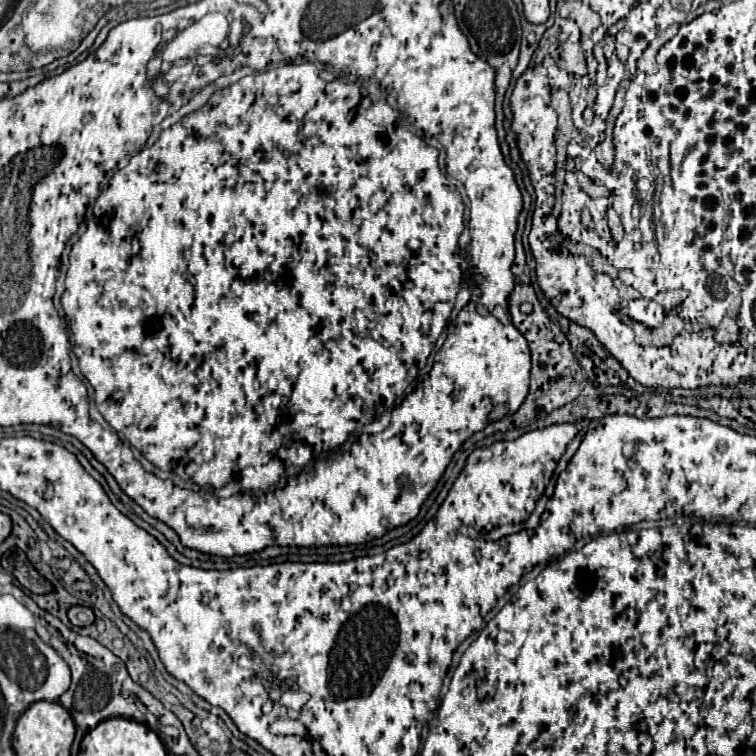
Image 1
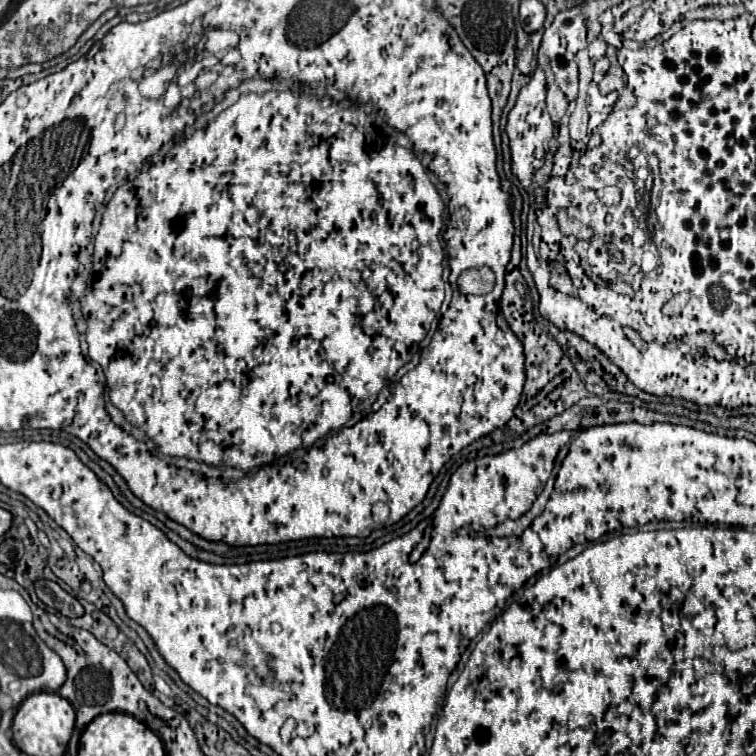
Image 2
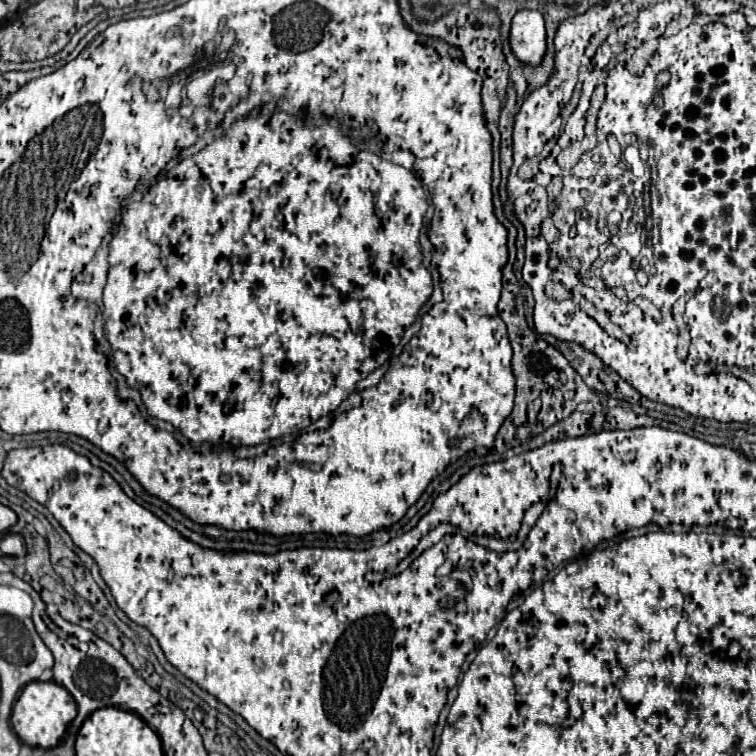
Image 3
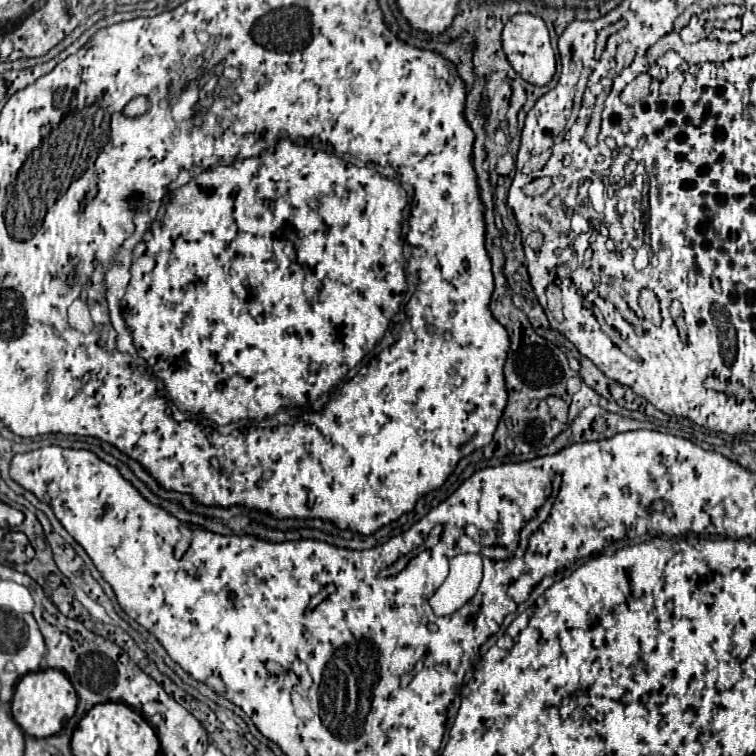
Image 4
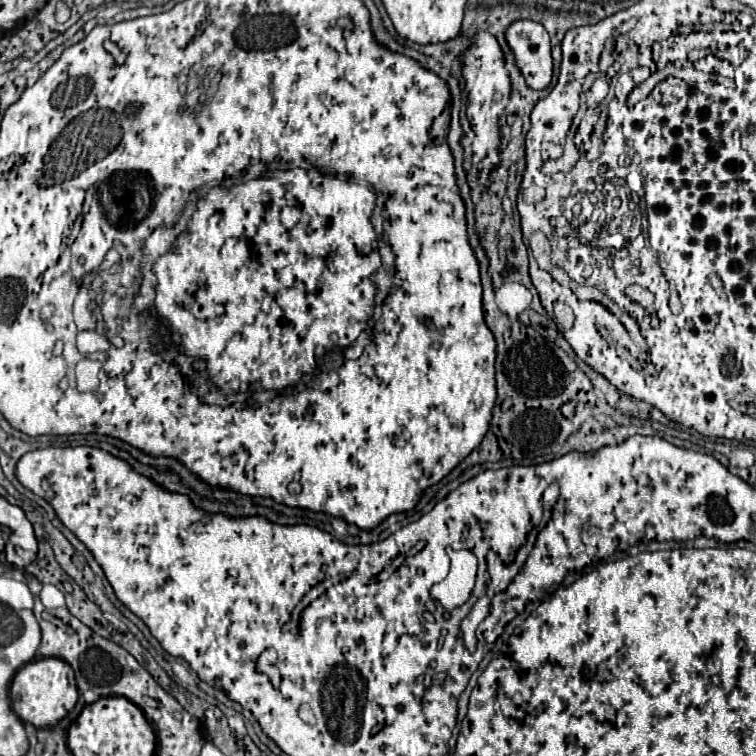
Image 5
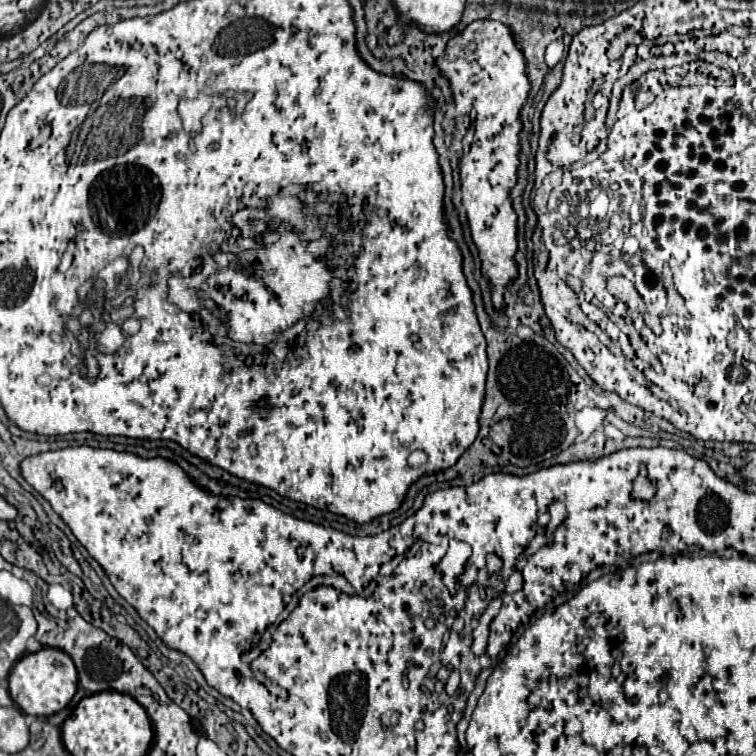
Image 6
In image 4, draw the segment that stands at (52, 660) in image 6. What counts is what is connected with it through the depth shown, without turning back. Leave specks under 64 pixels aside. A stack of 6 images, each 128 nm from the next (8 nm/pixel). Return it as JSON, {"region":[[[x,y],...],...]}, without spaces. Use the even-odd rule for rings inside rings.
{"region":[[[46,668],[46,670],[38,670],[38,672],[28,672],[24,674],[14,690],[14,698],[12,698],[12,714],[14,720],[18,722],[18,726],[36,738],[48,738],[60,732],[64,720],[72,718],[76,712],[76,704],[78,704],[78,696],[74,686],[70,684],[68,676],[60,670],[54,668]]]}

